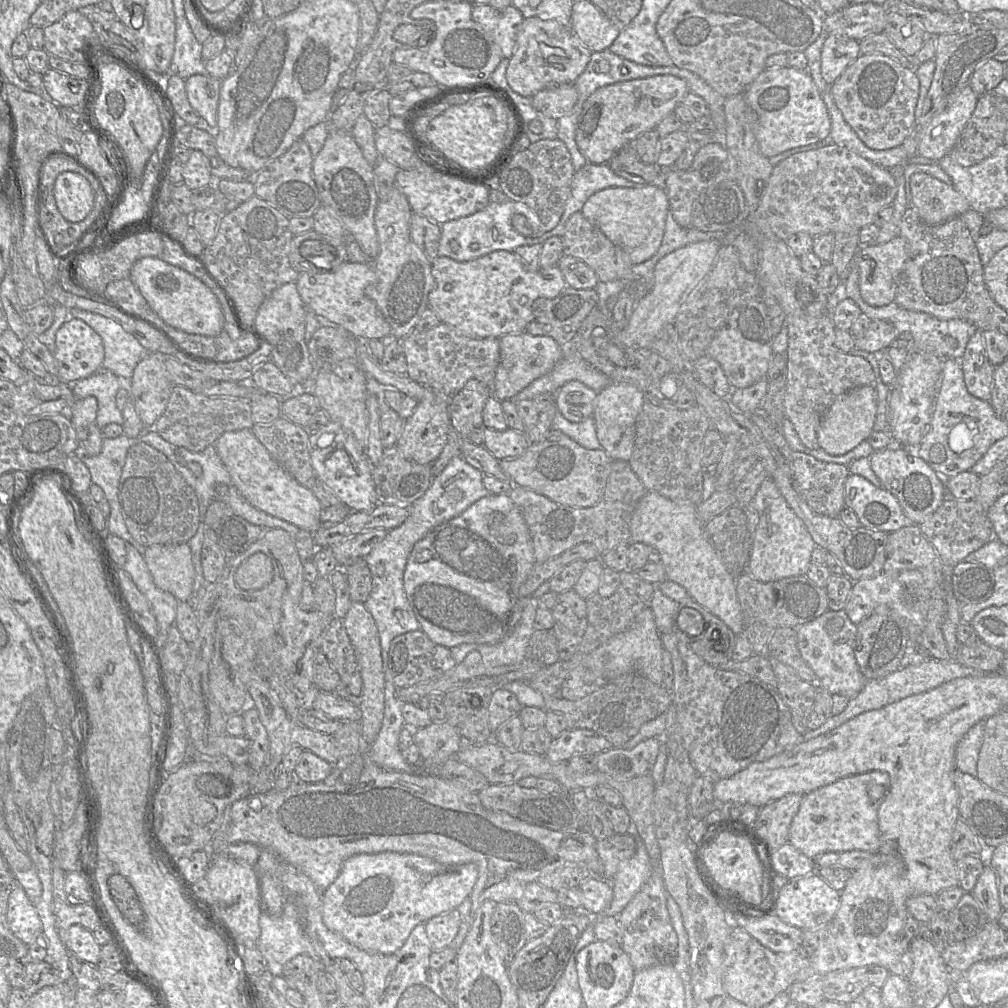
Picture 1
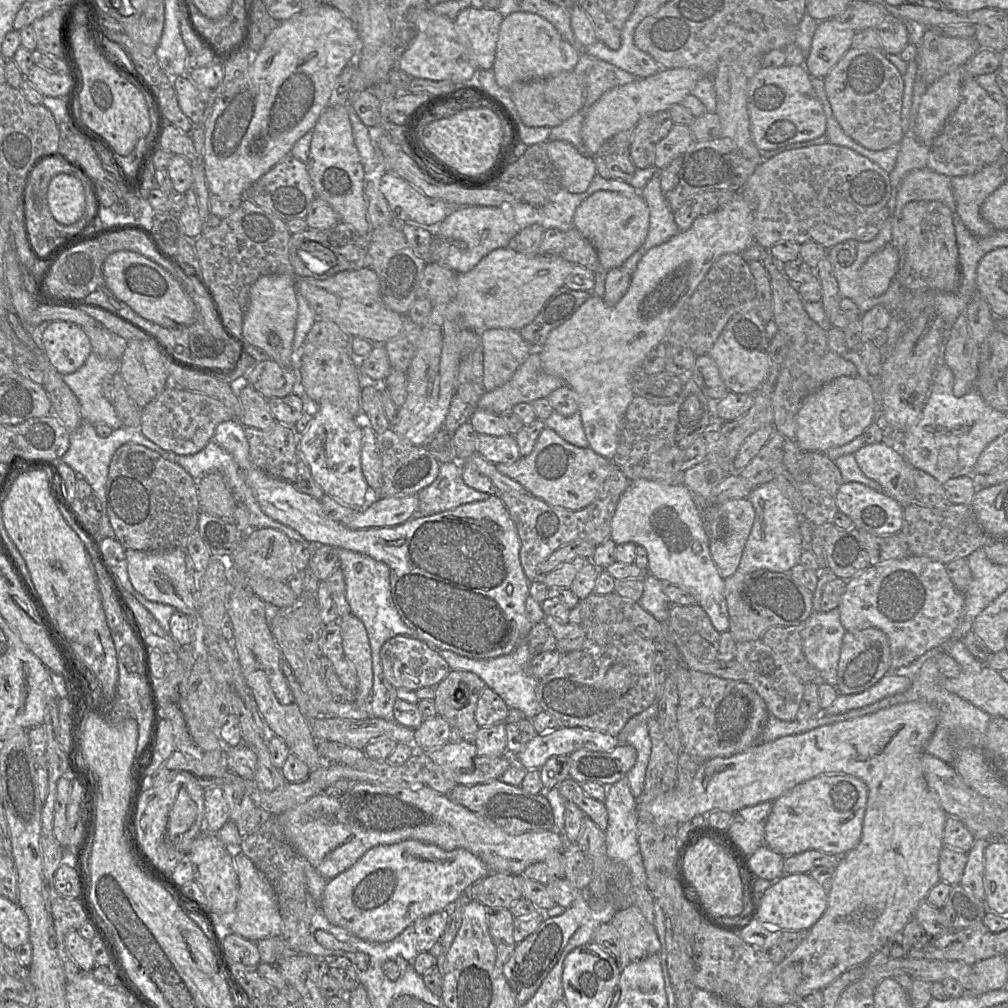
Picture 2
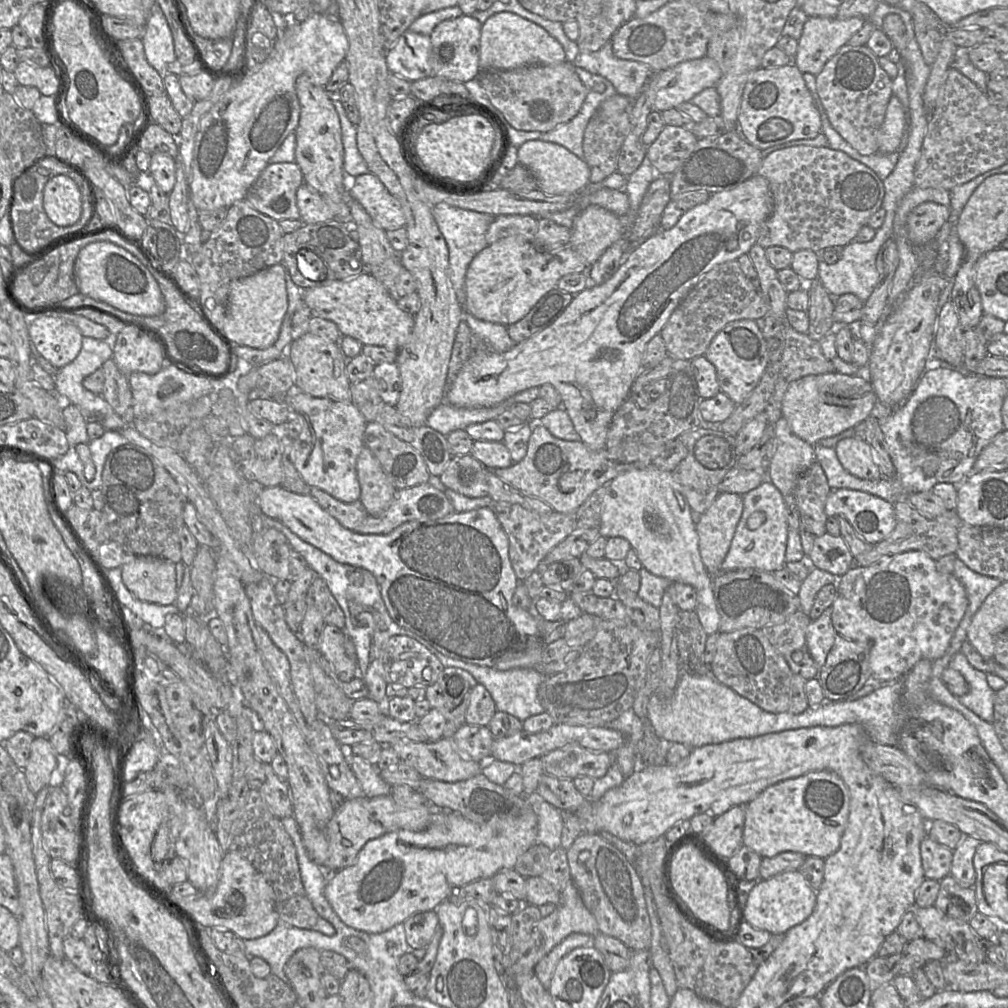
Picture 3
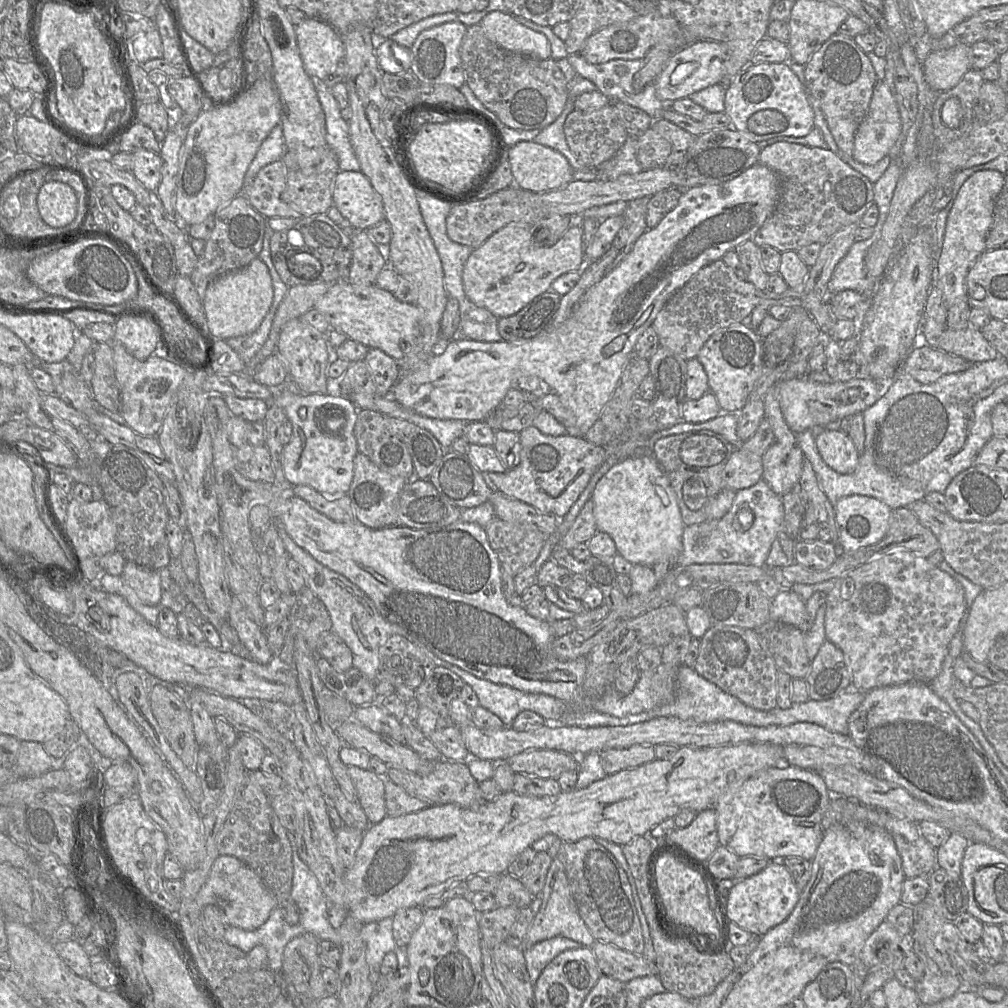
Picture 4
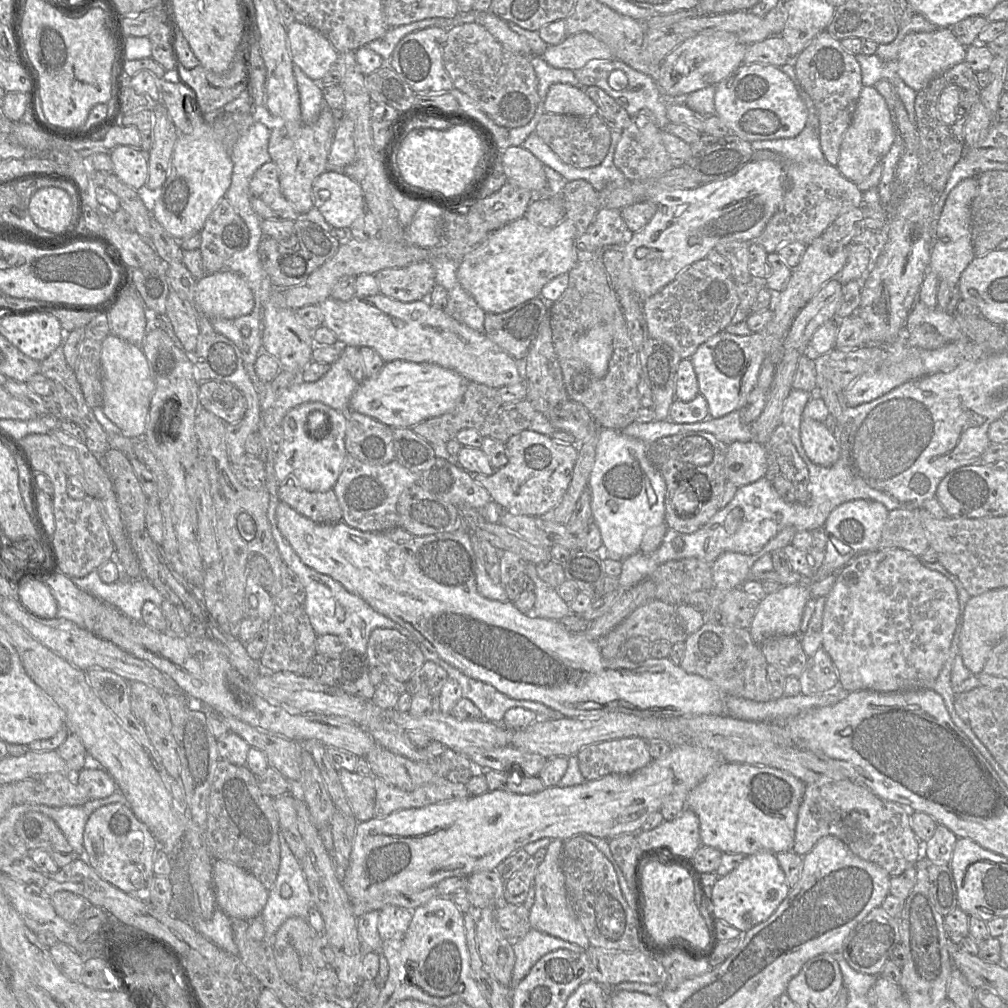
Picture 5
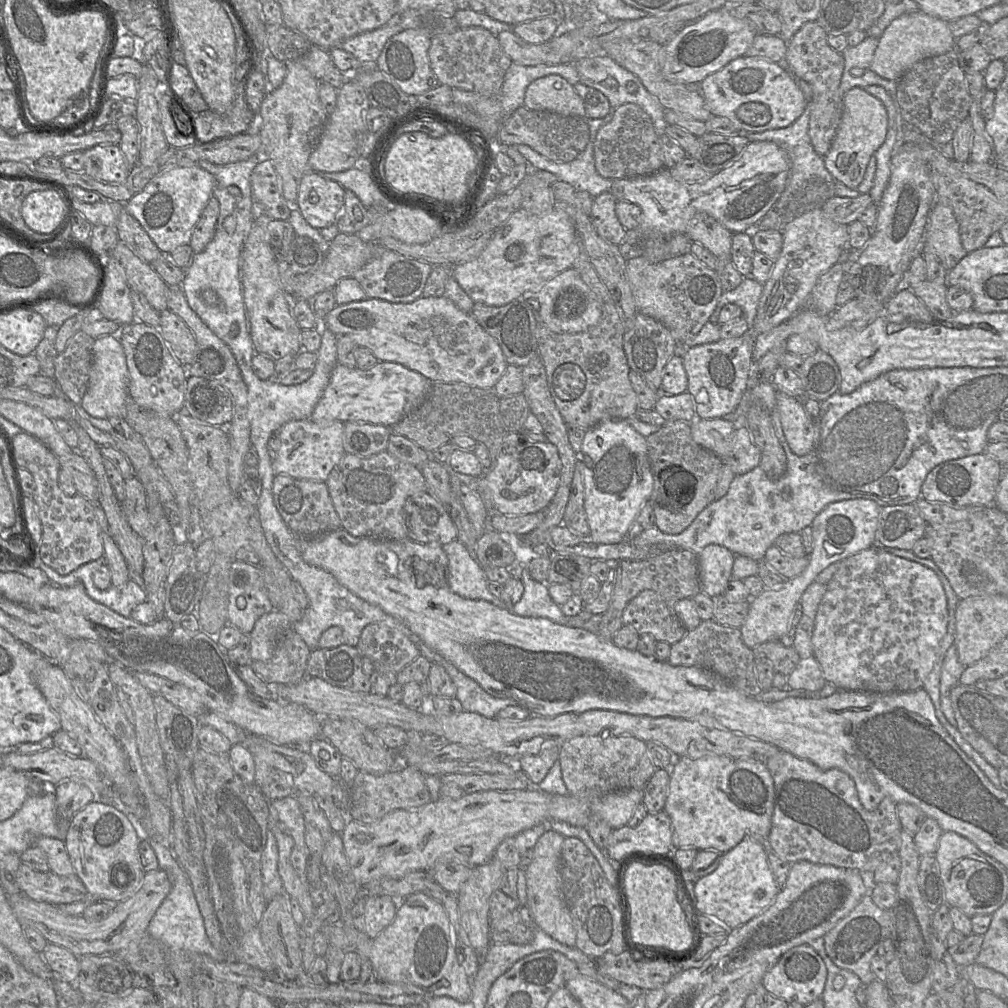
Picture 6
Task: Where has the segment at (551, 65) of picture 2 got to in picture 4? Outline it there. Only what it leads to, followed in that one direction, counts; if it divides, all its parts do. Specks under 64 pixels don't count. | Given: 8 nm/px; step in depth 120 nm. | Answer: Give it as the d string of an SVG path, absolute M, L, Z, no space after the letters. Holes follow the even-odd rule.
M490 12L484 16L480 24L487 37L504 50L532 59L551 58L551 47L547 37L518 23L510 13Z

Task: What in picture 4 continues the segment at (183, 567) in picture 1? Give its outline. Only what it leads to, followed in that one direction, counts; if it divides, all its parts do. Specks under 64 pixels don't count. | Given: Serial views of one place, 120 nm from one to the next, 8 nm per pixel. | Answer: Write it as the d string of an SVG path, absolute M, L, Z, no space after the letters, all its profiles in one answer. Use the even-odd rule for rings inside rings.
M126 561L121 578L145 604L159 603L163 592L159 571Z

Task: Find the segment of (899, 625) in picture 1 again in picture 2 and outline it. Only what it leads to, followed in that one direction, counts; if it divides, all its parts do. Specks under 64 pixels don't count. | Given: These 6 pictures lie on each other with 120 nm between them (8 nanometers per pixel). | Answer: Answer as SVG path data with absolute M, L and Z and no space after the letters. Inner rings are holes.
M868 628L845 633L841 645L835 685L833 686L839 695L861 693L890 672L890 644L888 636L883 631Z

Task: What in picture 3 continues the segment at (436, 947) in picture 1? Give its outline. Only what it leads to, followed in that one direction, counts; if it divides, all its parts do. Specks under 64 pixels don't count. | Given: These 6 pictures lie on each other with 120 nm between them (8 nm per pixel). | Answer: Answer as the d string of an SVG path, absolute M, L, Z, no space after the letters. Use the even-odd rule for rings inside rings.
M435 911L413 914L403 922L407 944L413 950L425 949L438 925L439 919Z

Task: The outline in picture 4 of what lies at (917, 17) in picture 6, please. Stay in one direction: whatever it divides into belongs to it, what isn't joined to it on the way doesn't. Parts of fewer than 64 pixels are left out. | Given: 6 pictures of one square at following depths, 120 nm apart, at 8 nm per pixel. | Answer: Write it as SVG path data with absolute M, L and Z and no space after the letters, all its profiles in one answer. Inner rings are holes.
M957 43L946 50L932 51L922 62L922 68L931 90L949 90L971 68L970 46Z

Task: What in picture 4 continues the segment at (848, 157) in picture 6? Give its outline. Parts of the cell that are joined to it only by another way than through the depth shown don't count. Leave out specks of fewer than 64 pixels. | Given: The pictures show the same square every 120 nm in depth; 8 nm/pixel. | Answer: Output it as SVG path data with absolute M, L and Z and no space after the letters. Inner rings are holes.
M877 82L868 112L854 137L852 158L874 165L889 155L901 132L897 103L883 82Z

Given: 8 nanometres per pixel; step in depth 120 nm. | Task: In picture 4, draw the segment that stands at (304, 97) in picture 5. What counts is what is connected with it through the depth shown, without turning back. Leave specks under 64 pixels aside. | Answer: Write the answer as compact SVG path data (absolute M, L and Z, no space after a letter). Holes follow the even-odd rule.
M323 79L312 80L325 114L326 142L337 157L340 171L360 171L360 163L350 142L348 122L342 118L331 89L324 85Z

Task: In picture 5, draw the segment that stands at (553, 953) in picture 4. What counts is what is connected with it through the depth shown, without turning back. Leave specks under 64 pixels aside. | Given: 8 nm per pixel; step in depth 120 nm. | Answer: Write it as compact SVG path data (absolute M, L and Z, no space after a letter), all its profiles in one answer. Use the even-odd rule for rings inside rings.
M530 928L527 935L512 946L515 964L511 979L511 988L523 980L536 962L544 955L556 950L569 950L574 953L586 952L583 948L559 938Z

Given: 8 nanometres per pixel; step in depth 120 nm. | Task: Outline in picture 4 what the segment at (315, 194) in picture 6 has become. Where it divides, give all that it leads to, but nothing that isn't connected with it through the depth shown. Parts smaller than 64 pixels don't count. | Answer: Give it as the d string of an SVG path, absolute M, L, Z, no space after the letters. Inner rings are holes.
M360 171L338 172L333 206L357 230L367 230L385 220L381 196Z

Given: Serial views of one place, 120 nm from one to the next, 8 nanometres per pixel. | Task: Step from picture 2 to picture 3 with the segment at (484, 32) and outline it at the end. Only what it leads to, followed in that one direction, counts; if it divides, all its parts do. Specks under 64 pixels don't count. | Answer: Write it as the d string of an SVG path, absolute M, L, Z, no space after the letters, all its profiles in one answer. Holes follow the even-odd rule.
M472 15L461 16L440 22L429 35L429 64L431 76L444 77L465 83L475 79L480 72L480 38L482 23Z

